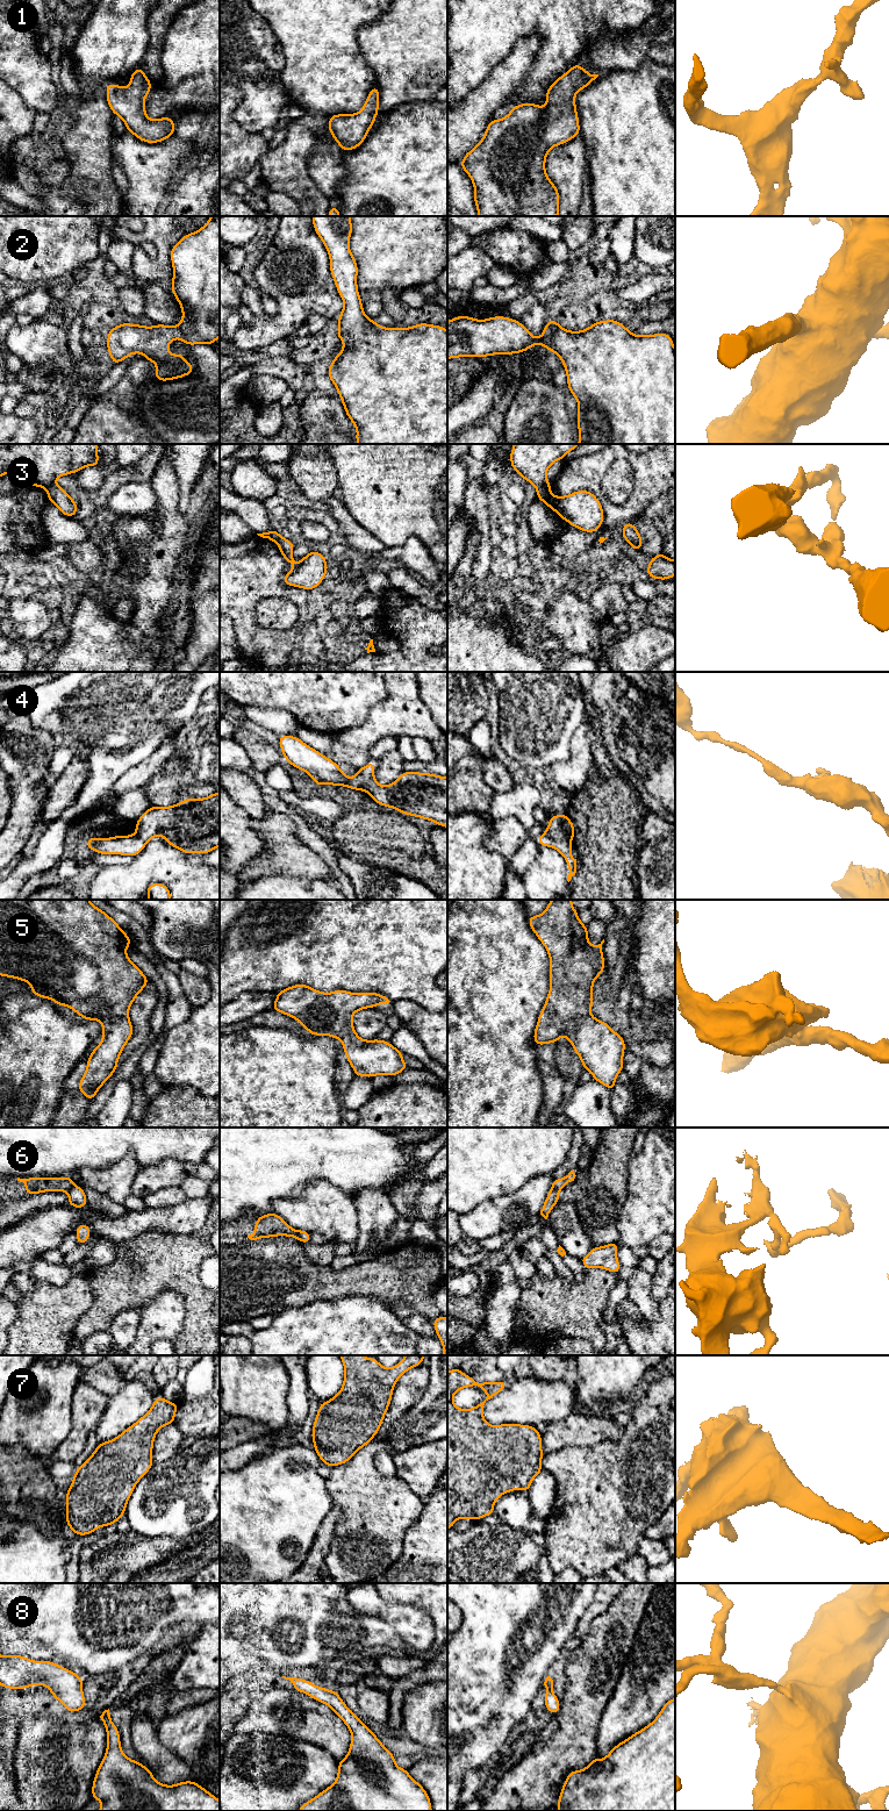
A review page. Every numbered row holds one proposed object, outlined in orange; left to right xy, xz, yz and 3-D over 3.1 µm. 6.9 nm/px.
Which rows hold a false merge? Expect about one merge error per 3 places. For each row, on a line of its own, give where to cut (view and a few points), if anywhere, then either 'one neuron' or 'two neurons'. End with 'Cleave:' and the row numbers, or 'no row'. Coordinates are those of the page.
1: no cut; one neuron
2: no cut; one neuron
3: cut in yz along (547, 481), (537, 488); two neurons
4: cut in yz along (544, 832), (571, 844); two neurons
5: no cut; one neuron
6: cut in xz along (296, 1231), (300, 1239); two neurons
7: no cut; one neuron
8: no cut; one neuron
Cleave: 3, 4, 6

